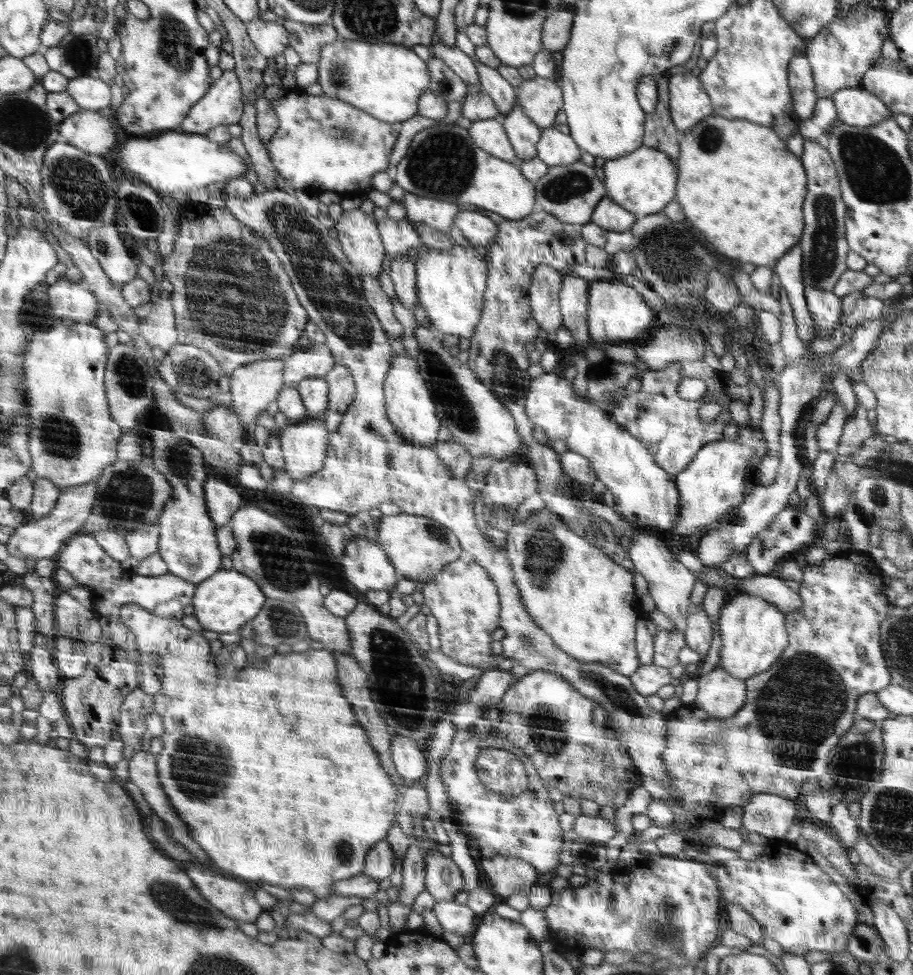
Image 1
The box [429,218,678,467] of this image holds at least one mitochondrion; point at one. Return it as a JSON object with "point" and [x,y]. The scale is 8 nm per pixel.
{"point":[505,374]}

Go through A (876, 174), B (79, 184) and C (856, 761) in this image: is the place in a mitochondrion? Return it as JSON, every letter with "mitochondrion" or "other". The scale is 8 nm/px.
{"A":"mitochondrion","B":"mitochondrion","C":"mitochondrion"}

